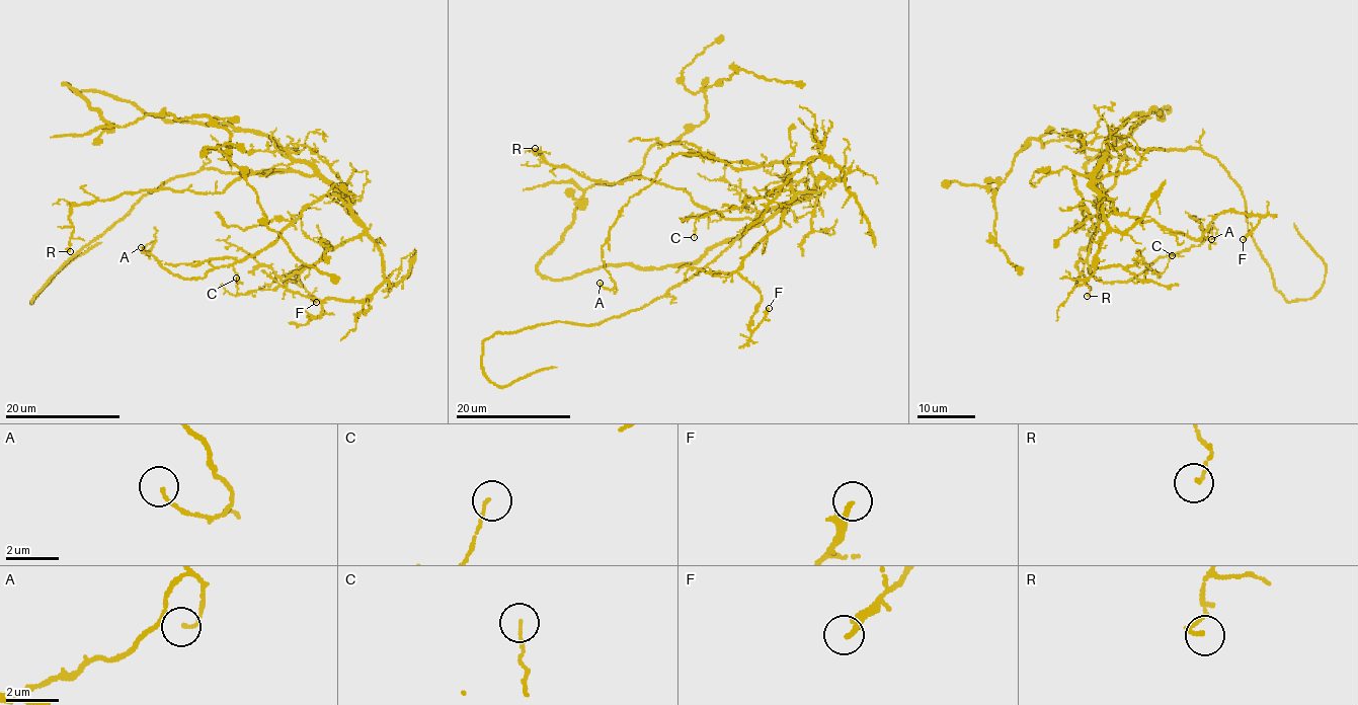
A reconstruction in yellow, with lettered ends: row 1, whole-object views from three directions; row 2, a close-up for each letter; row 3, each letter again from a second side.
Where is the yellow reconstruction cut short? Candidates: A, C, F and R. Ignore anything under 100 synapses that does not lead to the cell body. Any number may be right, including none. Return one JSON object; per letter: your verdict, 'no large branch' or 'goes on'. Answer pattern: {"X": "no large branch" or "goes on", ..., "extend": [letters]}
{"A": "no large branch", "C": "no large branch", "F": "no large branch", "R": "no large branch", "extend": []}

